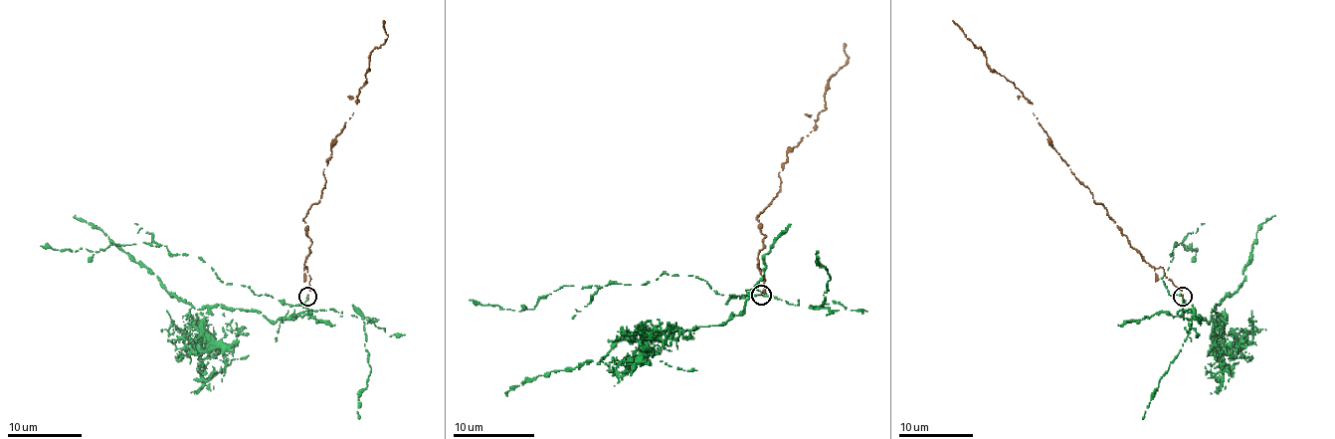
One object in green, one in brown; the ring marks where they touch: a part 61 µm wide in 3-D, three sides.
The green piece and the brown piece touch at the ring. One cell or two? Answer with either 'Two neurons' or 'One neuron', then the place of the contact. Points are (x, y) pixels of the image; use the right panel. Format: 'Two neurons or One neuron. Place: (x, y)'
Two neurons. Place: (1183, 296)

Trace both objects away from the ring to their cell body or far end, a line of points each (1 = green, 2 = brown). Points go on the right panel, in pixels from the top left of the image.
1: (1182, 298), (1178, 311), (1184, 319), (1208, 322), (1216, 305), (1245, 275), (1256, 232), (1275, 215)
2: (1182, 296), (1161, 268), (1129, 245), (1051, 146), (1033, 104), (990, 68), (952, 21)

